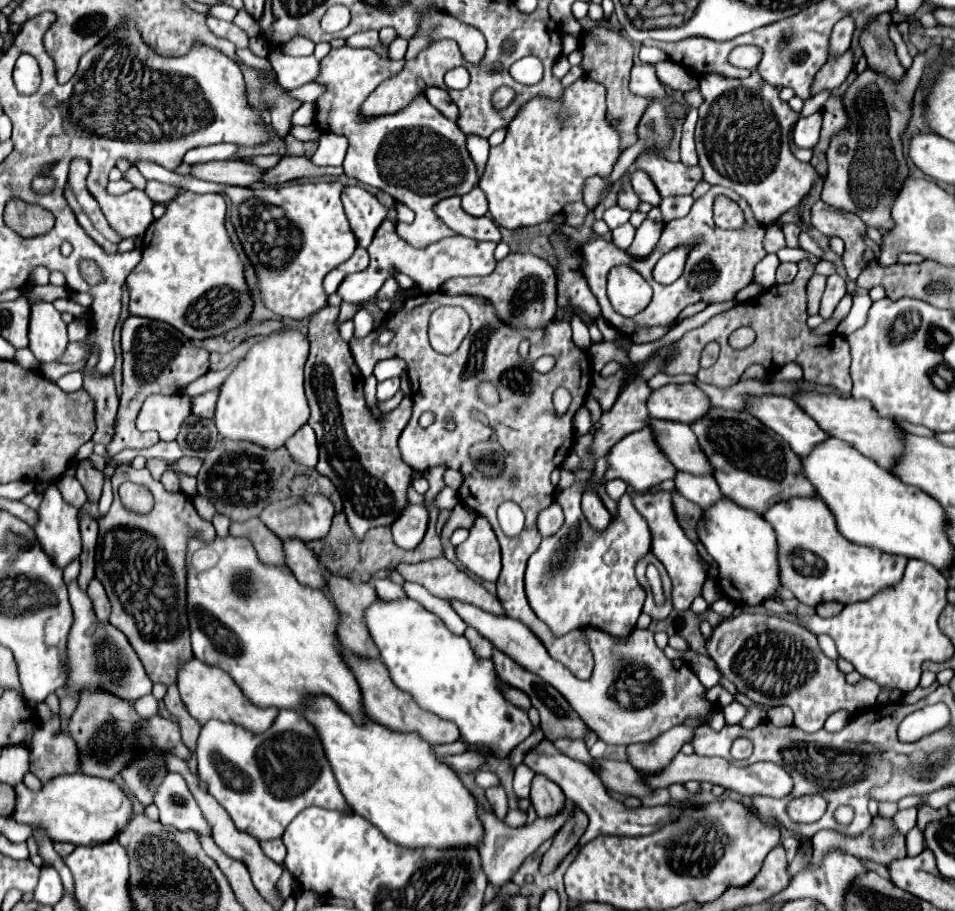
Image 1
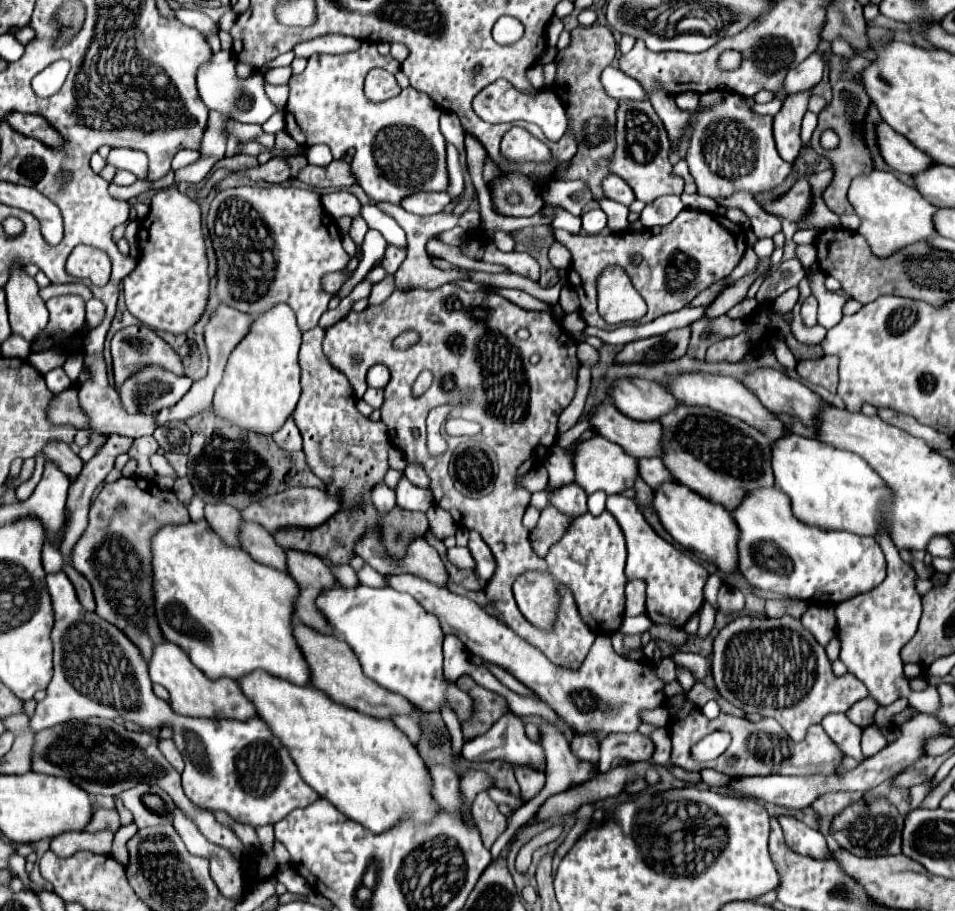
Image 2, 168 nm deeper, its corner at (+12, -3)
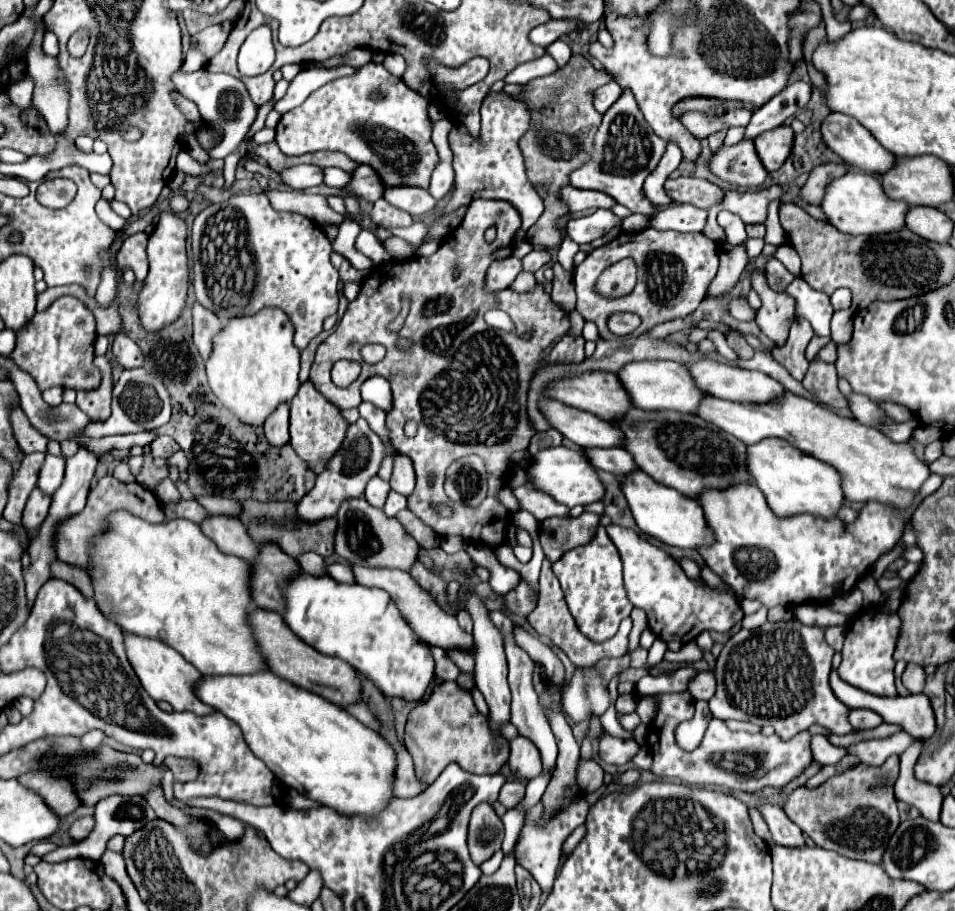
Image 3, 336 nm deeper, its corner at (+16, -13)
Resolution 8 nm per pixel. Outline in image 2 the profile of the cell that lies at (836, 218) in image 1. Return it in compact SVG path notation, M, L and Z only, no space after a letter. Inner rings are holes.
M798 178L796 184L782 194L780 198L776 198L774 202L766 202L762 204L764 210L768 210L770 214L778 216L778 218L788 218L792 222L798 222L802 214L806 214L806 210L810 208L812 196L810 196L810 184L804 178Z

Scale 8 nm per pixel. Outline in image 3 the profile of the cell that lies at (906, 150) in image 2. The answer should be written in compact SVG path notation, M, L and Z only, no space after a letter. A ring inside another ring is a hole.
M840 112L830 114L822 122L822 138L838 156L842 156L846 162L854 164L862 172L882 176L884 172L888 172L896 166L896 156L892 152L888 152L880 142L876 142L876 138L852 116L846 116L846 114L840 114Z

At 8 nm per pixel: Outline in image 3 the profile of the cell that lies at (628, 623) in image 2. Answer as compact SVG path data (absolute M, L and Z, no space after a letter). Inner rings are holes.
M544 560L542 564L542 572L540 572L540 602L538 602L538 608L528 616L528 622L530 626L540 634L540 636L546 636L550 638L558 648L562 648L568 658L576 664L576 666L592 666L596 664L600 658L620 658L628 652L628 634L632 630L632 620L626 618L622 620L616 636L612 636L606 644L592 644L576 626L574 618L568 609L566 600L564 600L564 593L558 582L558 578L554 576L552 572L552 564L548 560Z

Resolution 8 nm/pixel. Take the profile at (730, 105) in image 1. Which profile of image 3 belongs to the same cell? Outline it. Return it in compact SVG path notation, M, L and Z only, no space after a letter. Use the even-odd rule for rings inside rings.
M742 140L734 146L718 146L708 166L714 176L746 188L762 186L768 178L768 170L756 152L754 140Z

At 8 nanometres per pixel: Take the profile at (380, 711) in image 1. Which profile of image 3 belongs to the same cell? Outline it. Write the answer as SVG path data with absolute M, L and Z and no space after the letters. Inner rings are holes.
M252 610L250 614L250 624L252 630L256 634L256 640L262 648L262 654L268 662L268 666L272 668L272 672L276 676L282 676L286 682L310 690L314 694L320 694L322 698L326 698L328 702L340 706L340 708L348 708L350 704L358 704L364 702L364 694L362 694L362 680L360 674L348 666L344 660L340 658L332 658L332 656L324 656L320 654L316 648L304 644L284 622L284 618L276 612L270 610Z

